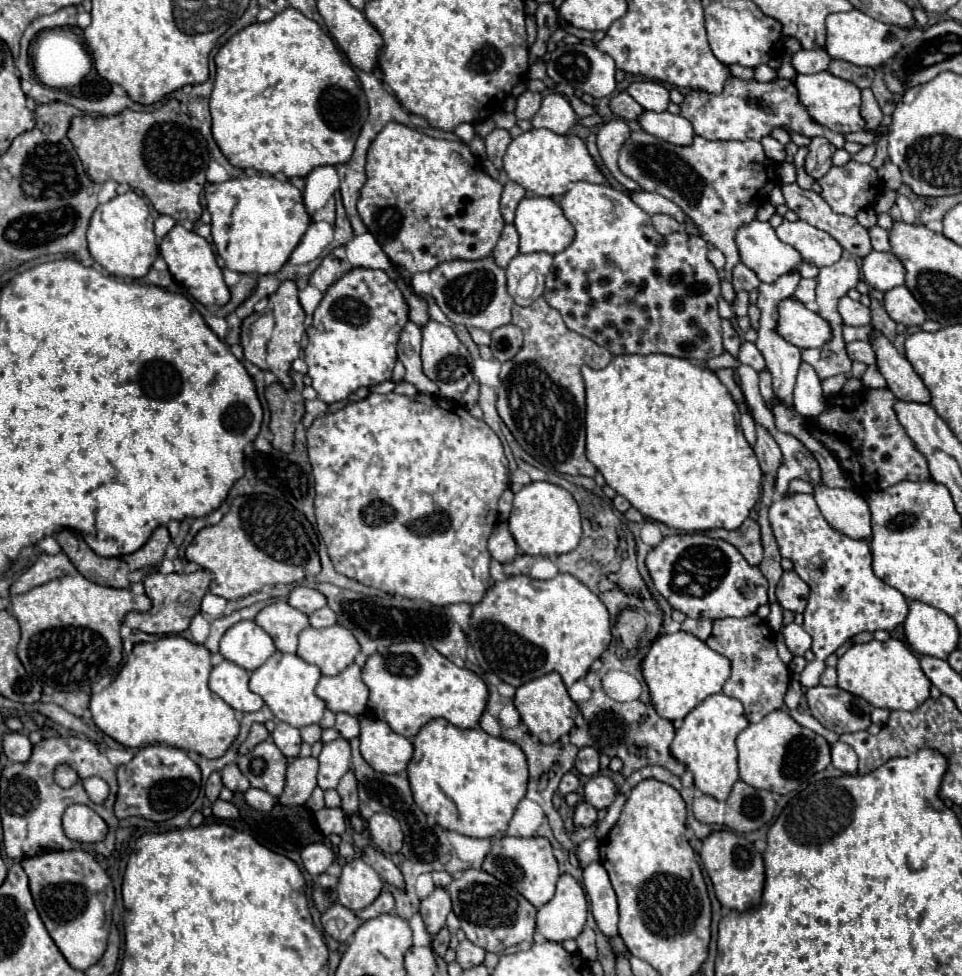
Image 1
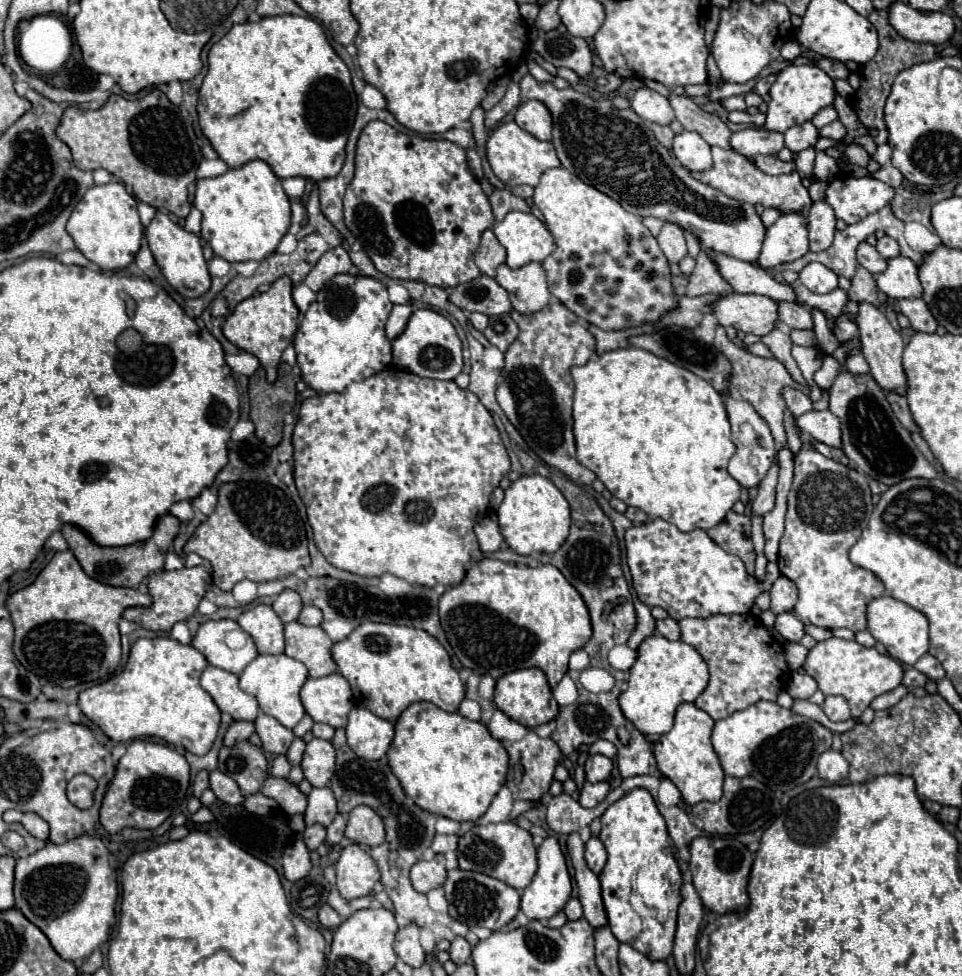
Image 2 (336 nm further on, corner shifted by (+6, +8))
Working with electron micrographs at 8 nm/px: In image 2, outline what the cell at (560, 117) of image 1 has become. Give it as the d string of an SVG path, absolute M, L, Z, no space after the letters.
M529 100L523 102L515 112L515 122L533 134L539 140L551 140L551 128L553 118L549 114L549 108L541 100Z

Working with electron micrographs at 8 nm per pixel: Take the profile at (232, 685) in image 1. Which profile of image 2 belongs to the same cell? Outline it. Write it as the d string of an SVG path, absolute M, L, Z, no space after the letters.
M207 666L201 674L201 688L209 692L221 712L231 714L233 720L255 720L259 712L257 698L239 688L237 674L231 674L217 666Z

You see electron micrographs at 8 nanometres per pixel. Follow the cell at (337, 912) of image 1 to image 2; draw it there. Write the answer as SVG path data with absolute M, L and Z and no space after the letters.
M325 904L325 906L321 906L321 910L319 910L319 922L321 922L325 928L337 928L343 920L341 920L341 916L337 914L337 910L333 910L329 904Z

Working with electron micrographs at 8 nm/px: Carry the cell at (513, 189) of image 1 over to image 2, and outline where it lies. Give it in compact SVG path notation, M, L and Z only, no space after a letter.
M503 188L503 190L493 190L493 194L489 196L489 202L491 202L491 208L493 208L493 216L497 222L501 222L505 218L507 212L511 210L521 210L521 212L529 212L529 206L523 198L511 194L509 188Z

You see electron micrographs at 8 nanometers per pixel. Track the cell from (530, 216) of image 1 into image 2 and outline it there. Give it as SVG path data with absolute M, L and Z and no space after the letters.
M509 212L493 226L497 240L507 250L507 264L521 268L527 262L543 262L555 250L555 238L549 228L531 212Z

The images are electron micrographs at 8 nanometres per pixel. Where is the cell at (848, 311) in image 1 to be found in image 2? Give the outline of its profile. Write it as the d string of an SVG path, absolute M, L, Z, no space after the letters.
M817 262L807 264L799 272L799 278L801 278L803 286L807 286L815 294L827 294L837 288L837 274L833 274L827 266L817 264Z

